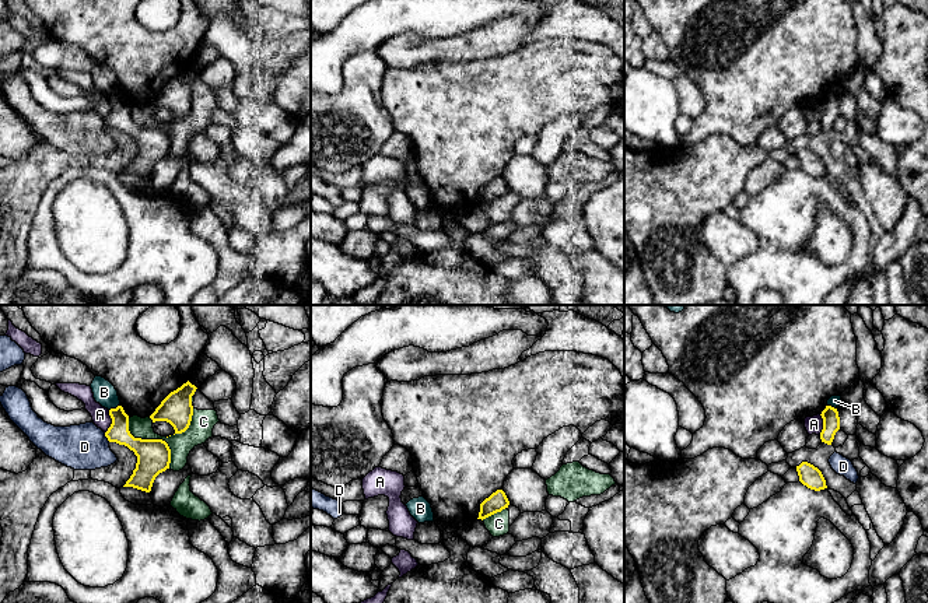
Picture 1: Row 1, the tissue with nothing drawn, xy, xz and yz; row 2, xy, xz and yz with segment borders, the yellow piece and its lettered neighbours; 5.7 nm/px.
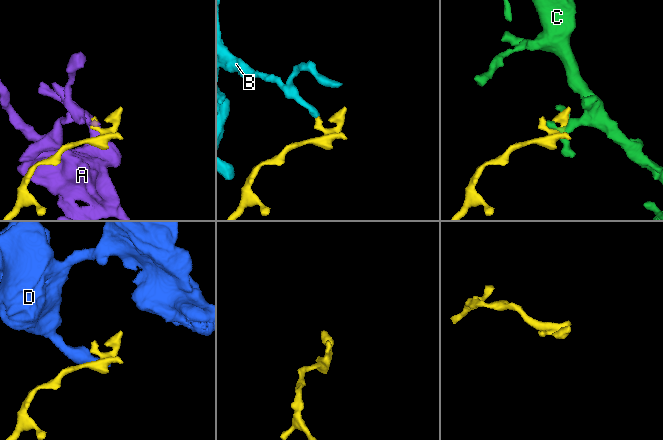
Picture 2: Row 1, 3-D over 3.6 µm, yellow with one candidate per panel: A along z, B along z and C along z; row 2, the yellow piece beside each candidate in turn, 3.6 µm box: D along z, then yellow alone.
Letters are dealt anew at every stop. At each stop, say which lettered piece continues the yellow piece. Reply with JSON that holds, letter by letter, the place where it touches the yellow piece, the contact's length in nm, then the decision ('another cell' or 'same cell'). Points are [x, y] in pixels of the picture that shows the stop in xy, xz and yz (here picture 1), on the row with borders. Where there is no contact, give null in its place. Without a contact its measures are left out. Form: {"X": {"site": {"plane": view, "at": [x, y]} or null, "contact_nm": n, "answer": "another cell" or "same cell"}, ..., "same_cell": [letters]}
{"A": {"site": {"plane": "xy", "at": [112, 421]}, "contact_nm": 140, "answer": "another cell"}, "B": {"site": {"plane": "xy", "at": [114, 409]}, "contact_nm": 70, "answer": "another cell"}, "C": {"site": {"plane": "xy", "at": [154, 440]}, "contact_nm": 380, "answer": "another cell"}, "D": {"site": {"plane": "xy", "at": [105, 435]}, "contact_nm": 70, "answer": "another cell"}, "same_cell": []}

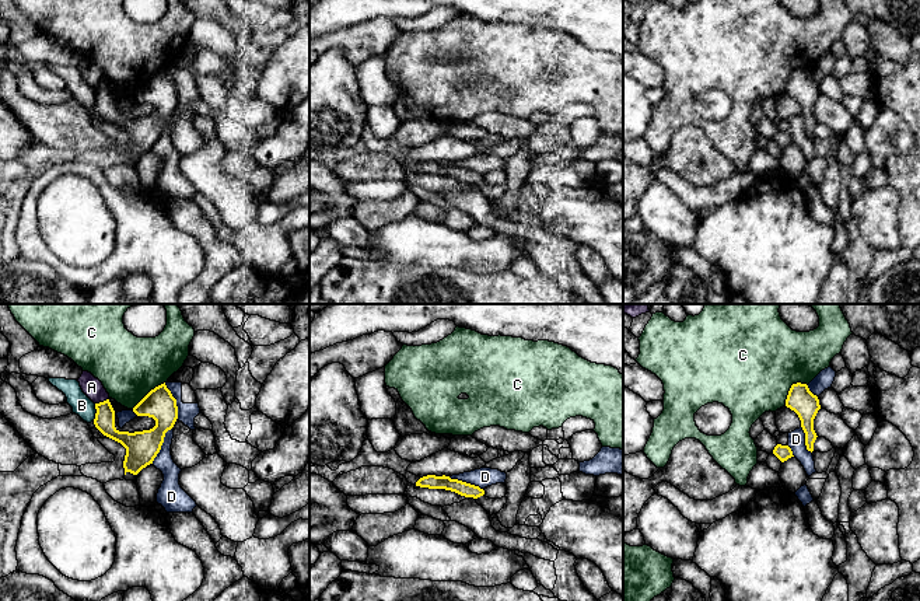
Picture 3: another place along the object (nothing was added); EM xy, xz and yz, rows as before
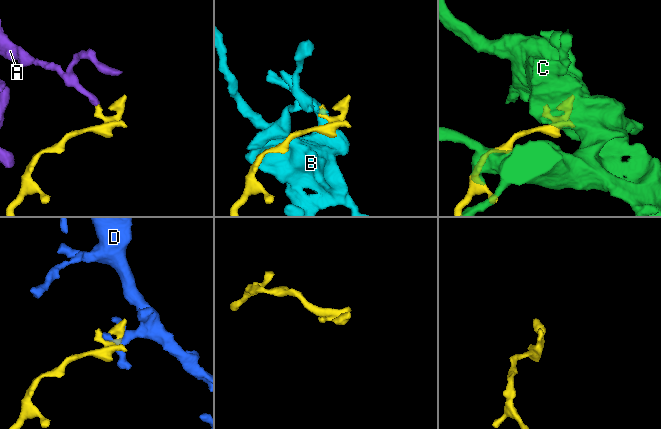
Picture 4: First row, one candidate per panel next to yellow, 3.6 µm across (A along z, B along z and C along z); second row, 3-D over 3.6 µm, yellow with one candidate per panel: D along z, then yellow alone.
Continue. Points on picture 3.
{"A": {"site": {"plane": "xy", "at": [101, 402]}, "contact_nm": 90, "answer": "another cell"}, "B": {"site": {"plane": "xy", "at": [97, 412]}, "contact_nm": 110, "answer": "another cell"}, "C": {"site": {"plane": "yz", "at": [790, 388]}, "contact_nm": 180, "answer": "another cell"}, "D": {"site": {"plane": "xy", "at": [161, 444]}, "contact_nm": 240, "answer": "another cell"}, "same_cell": []}

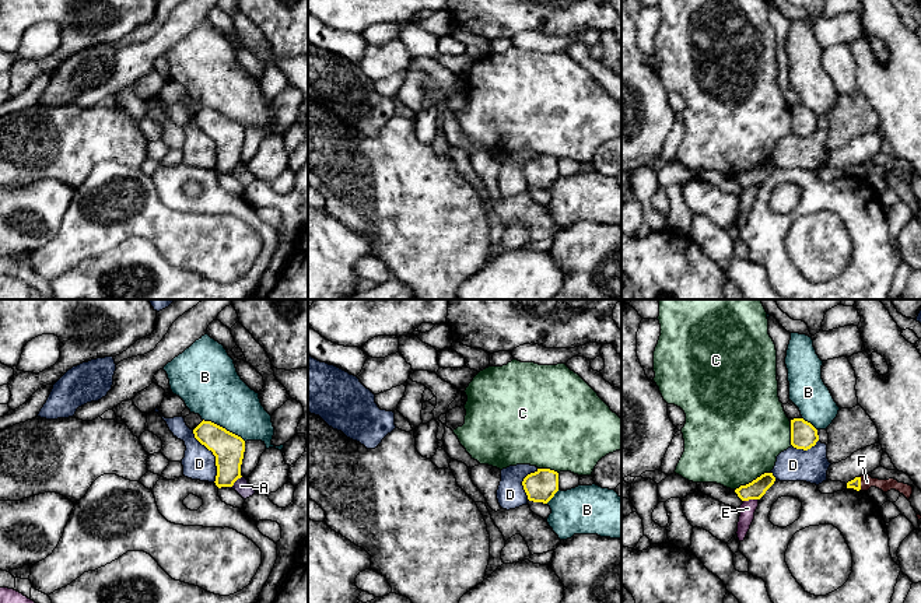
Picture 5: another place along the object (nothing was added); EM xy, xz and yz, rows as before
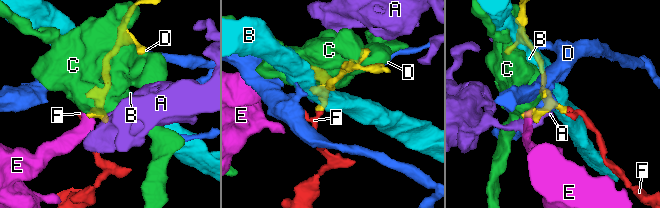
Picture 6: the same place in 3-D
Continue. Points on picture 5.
{"A": {"site": {"plane": "xy", "at": [235, 480]}, "contact_nm": 90, "answer": "another cell"}, "B": {"site": {"plane": "xy", "at": [224, 428]}, "contact_nm": 280, "answer": "another cell"}, "C": {"site": {"plane": "yz", "at": [753, 480]}, "contact_nm": 240, "answer": "another cell"}, "D": {"site": {"plane": "xy", "at": [213, 453]}, "contact_nm": 340, "answer": "another cell"}, "E": {"site": {"plane": "yz", "at": [750, 498]}, "contact_nm": 90, "answer": "another cell"}, "F": {"site": {"plane": "yz", "at": [860, 483]}, "contact_nm": 70, "answer": "same cell"}, "same_cell": ["F"]}

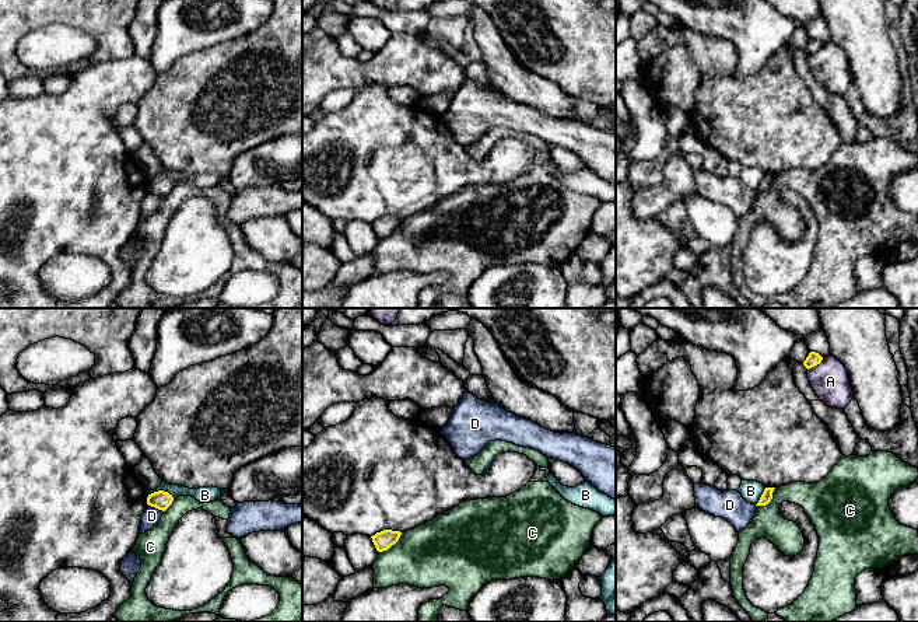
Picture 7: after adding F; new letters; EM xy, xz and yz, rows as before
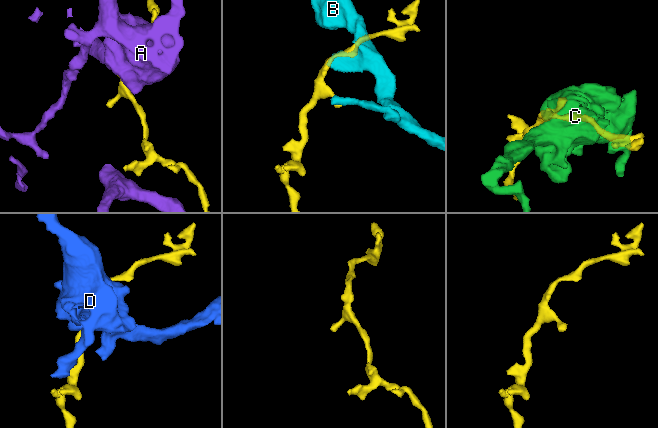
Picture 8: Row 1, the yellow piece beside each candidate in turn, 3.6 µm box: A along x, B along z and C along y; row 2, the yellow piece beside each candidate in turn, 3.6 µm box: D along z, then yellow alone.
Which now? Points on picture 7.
{"A": {"site": {"plane": "yz", "at": [816, 364]}, "contact_nm": 120, "answer": "another cell"}, "B": {"site": {"plane": "xy", "at": [161, 491]}, "contact_nm": 150, "answer": "another cell"}, "C": {"site": {"plane": "xz", "at": [392, 544]}, "contact_nm": 180, "answer": "another cell"}, "D": {"site": {"plane": "xy", "at": [156, 507]}, "contact_nm": 100, "answer": "another cell"}, "same_cell": []}

